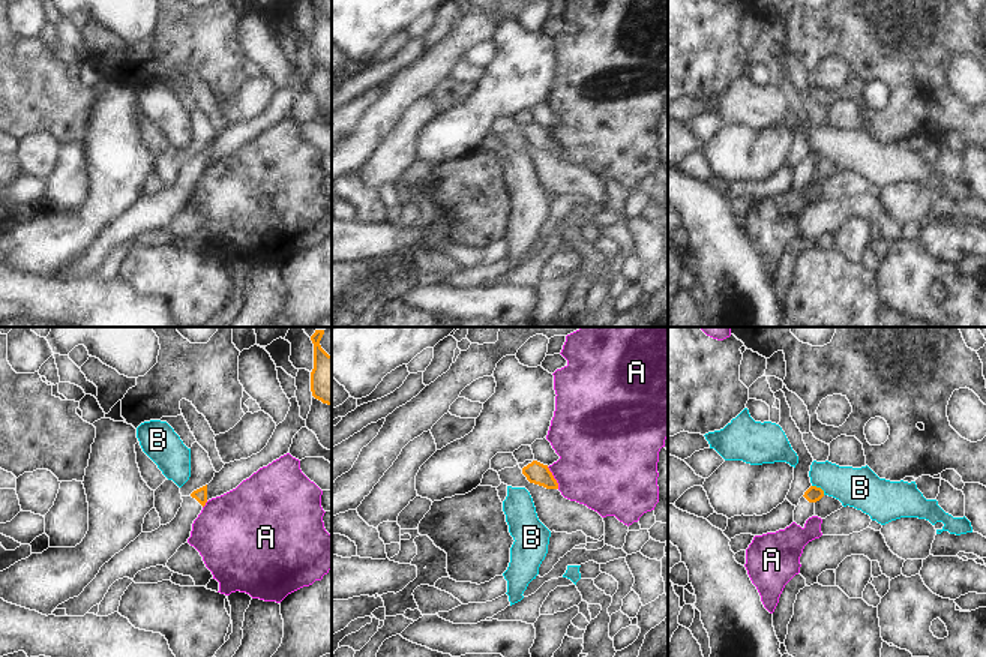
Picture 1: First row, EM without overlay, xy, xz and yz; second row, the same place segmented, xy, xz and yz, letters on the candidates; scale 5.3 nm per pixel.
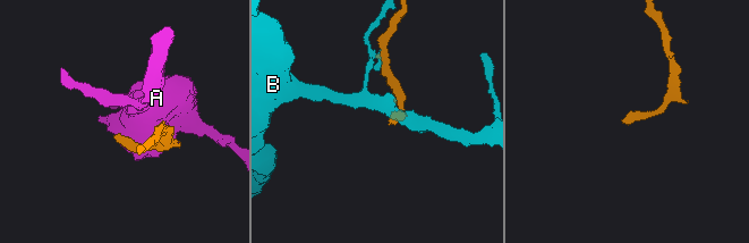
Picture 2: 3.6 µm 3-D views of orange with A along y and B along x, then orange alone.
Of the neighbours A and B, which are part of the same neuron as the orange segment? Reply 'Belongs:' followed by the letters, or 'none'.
Belongs: none

